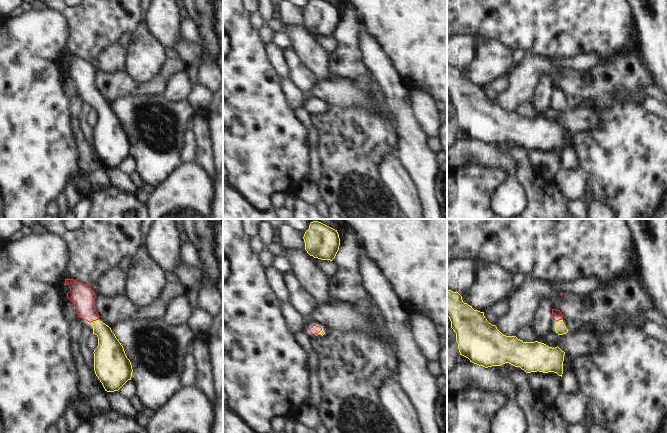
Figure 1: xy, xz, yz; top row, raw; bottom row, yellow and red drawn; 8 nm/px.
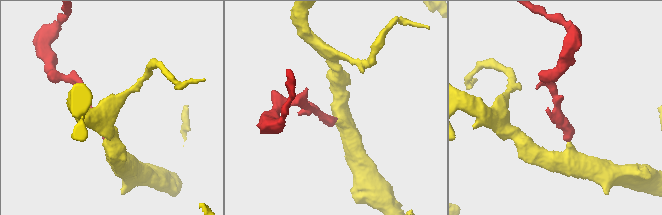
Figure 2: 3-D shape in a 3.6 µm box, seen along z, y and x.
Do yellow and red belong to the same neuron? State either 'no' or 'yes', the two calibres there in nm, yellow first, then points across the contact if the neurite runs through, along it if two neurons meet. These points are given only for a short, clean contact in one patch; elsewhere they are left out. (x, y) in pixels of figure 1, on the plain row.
yes; 200 nm thick on the yellow side, 190 nm on the other; runs through xy (109, 124), (105, 110), (94, 97), (86, 86), (81, 71)

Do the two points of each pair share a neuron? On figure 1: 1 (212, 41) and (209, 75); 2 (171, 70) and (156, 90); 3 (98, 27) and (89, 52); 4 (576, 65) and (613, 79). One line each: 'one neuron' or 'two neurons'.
1: two neurons
2: one neuron
3: one neuron
4: two neurons

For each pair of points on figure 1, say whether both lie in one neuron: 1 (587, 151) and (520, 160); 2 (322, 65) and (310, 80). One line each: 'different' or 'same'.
1: different
2: different

